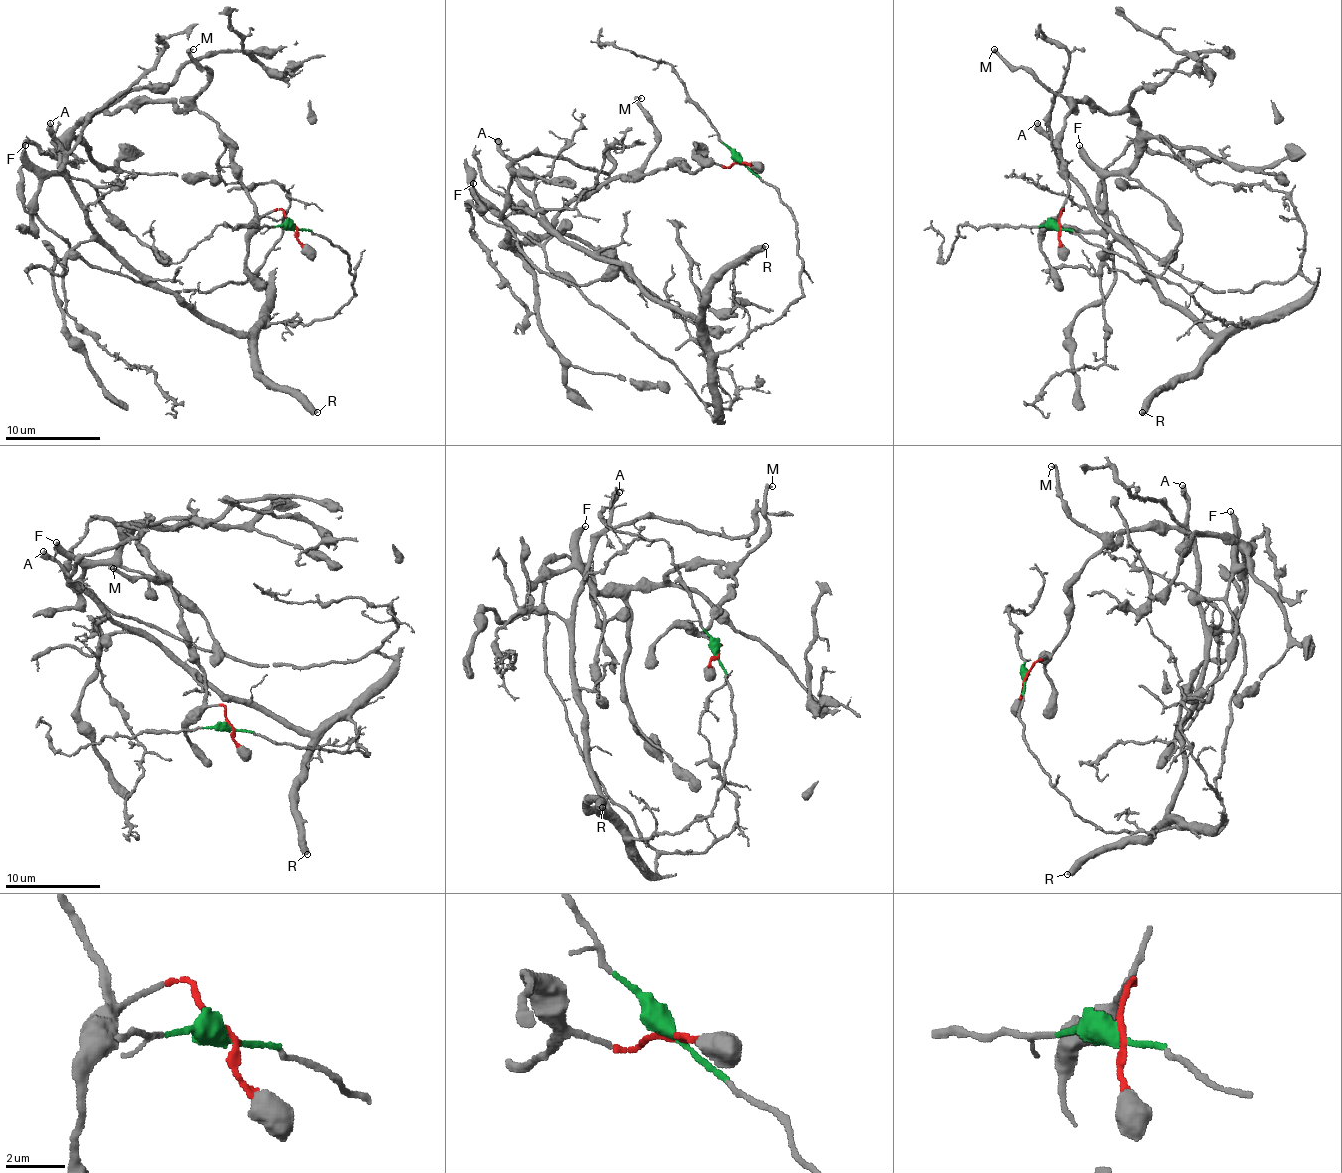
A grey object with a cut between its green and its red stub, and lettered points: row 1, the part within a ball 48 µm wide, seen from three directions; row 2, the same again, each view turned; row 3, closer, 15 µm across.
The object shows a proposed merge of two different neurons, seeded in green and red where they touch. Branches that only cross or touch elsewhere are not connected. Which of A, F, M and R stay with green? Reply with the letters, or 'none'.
A, R

